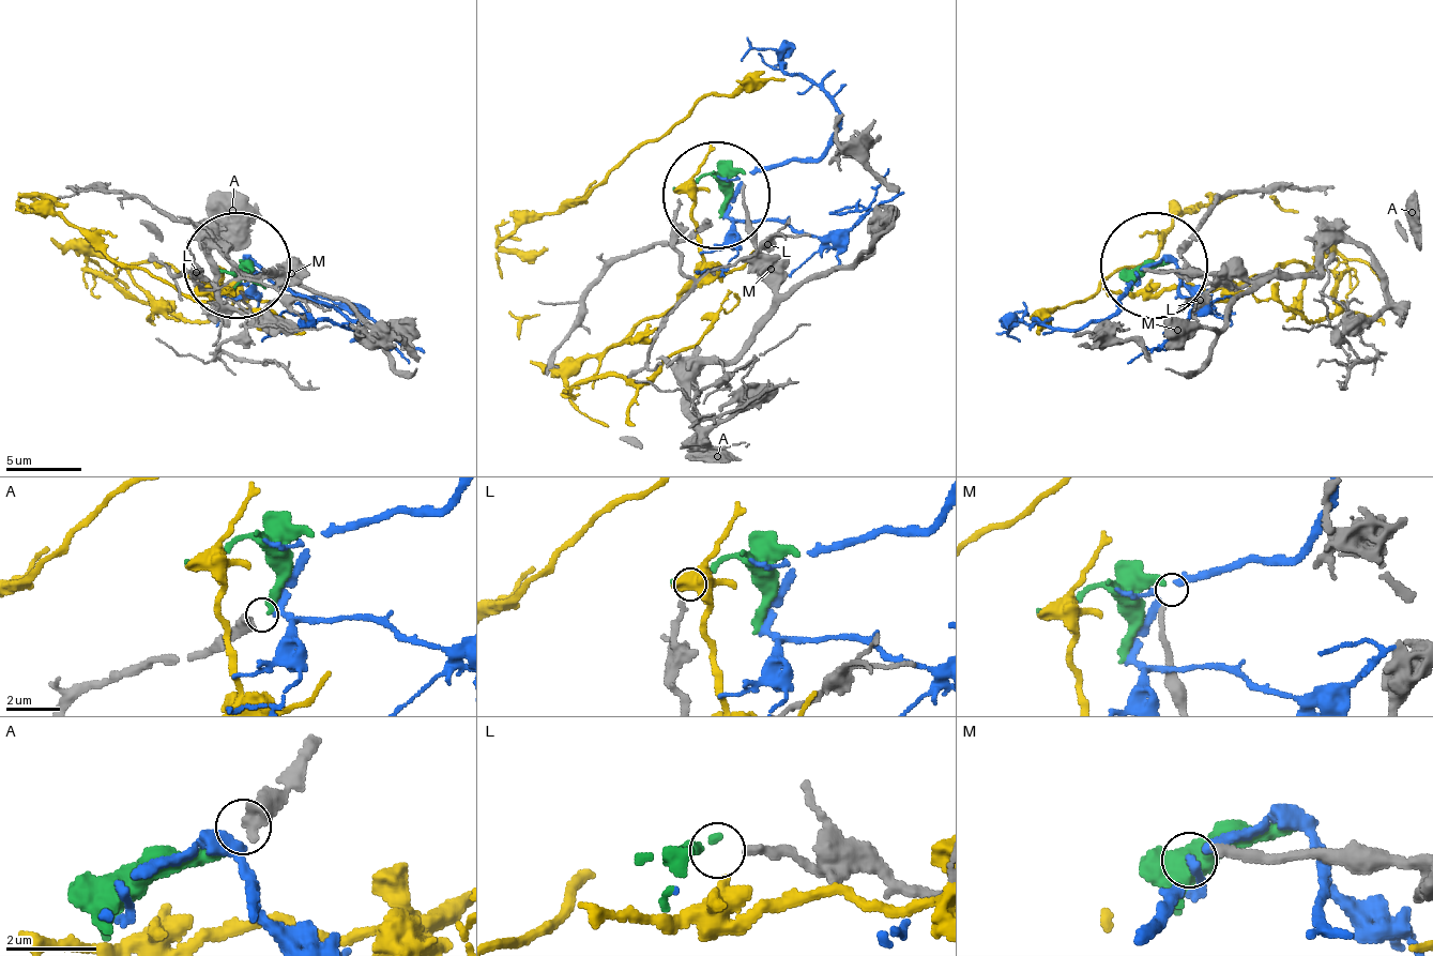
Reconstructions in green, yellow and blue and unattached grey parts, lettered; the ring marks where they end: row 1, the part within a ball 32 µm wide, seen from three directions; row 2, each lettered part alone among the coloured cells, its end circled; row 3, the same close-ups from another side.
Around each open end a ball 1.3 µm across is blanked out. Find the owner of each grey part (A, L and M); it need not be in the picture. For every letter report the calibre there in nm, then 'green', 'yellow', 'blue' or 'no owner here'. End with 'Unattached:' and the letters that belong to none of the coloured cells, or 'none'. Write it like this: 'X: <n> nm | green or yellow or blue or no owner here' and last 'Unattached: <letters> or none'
A: 480 nm | blue
L: 200 nm | no owner here
M: 220 nm | no owner here
Unattached: L, M

